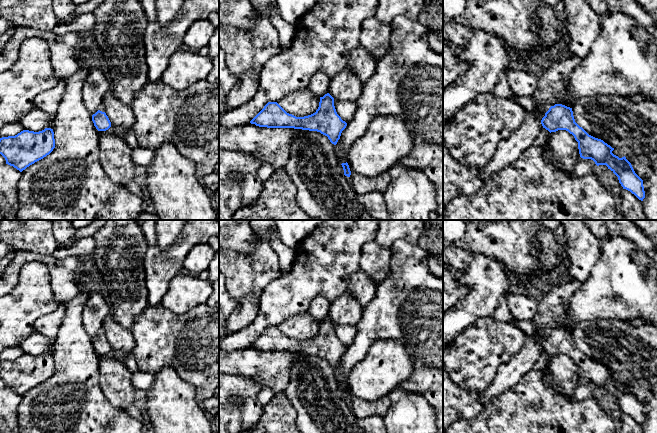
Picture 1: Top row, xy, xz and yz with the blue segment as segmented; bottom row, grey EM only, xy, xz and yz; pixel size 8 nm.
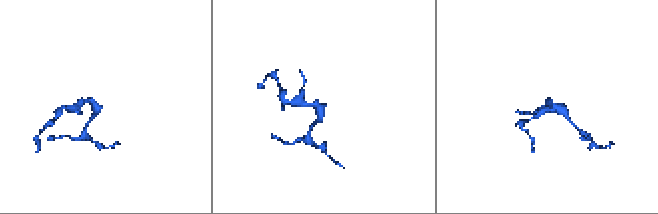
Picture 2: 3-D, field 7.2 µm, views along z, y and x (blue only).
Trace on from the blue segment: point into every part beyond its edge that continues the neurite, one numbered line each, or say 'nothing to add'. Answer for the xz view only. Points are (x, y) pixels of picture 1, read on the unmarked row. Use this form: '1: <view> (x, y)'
nothing to add

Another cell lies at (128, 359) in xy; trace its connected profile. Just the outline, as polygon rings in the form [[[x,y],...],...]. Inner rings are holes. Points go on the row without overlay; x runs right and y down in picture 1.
[[[111,349],[111,351],[106,355],[98,355],[99,360],[103,358],[114,358],[119,360],[132,372],[139,370],[133,353],[125,353],[123,351],[115,351]]]

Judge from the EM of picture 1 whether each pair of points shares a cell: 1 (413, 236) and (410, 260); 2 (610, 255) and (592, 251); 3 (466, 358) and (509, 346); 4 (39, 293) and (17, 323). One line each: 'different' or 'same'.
1: different
2: different
3: same
4: same

